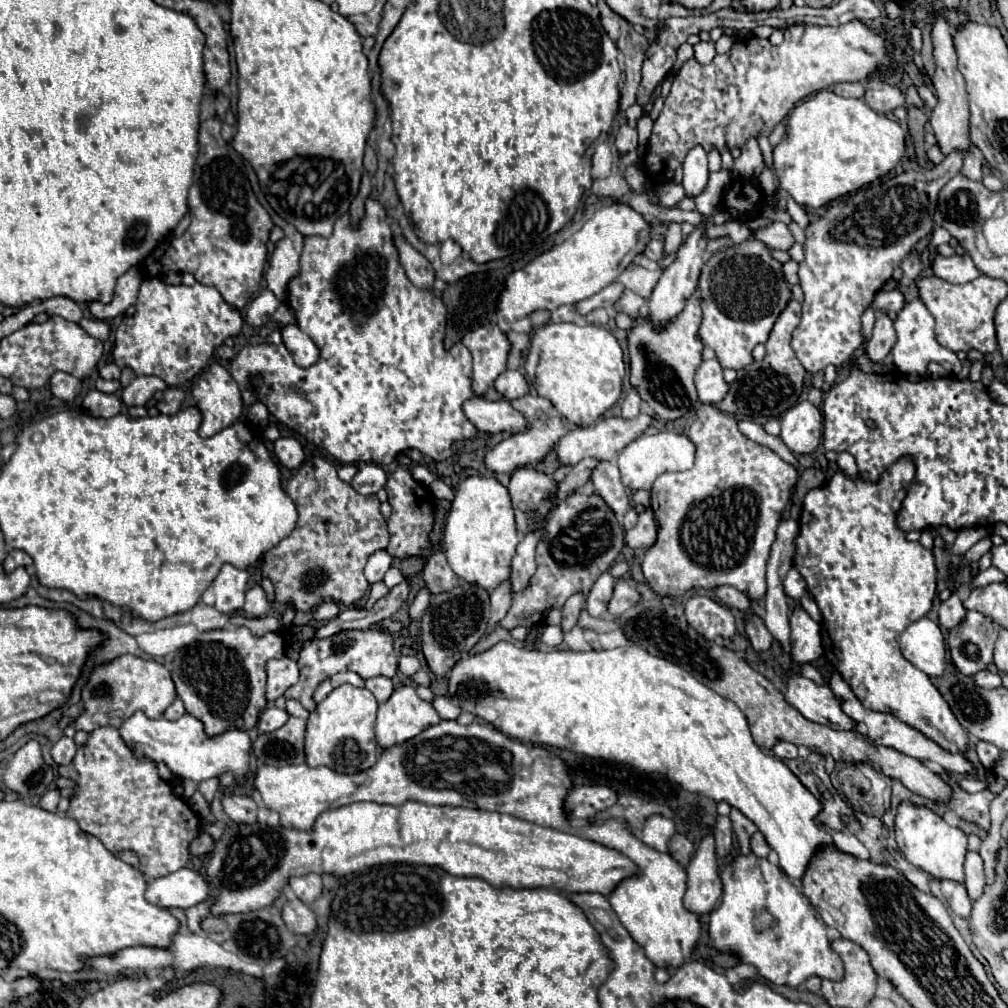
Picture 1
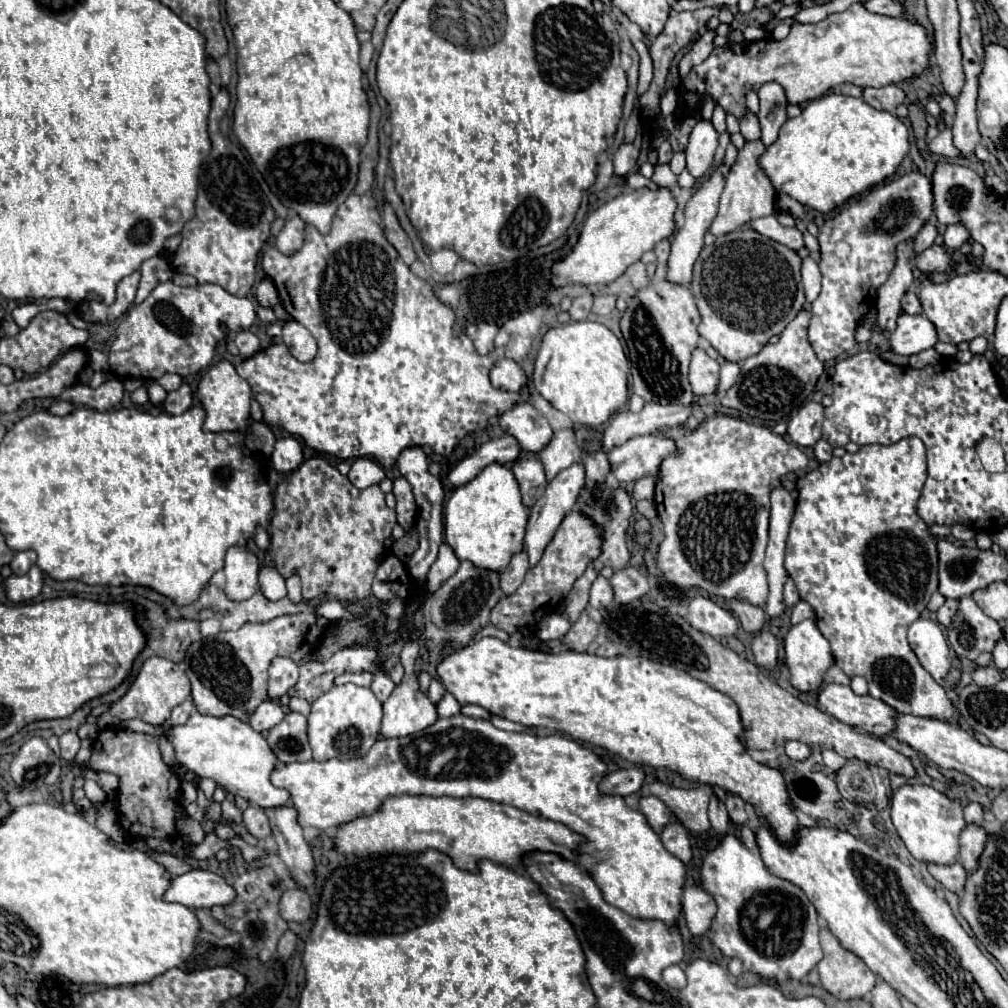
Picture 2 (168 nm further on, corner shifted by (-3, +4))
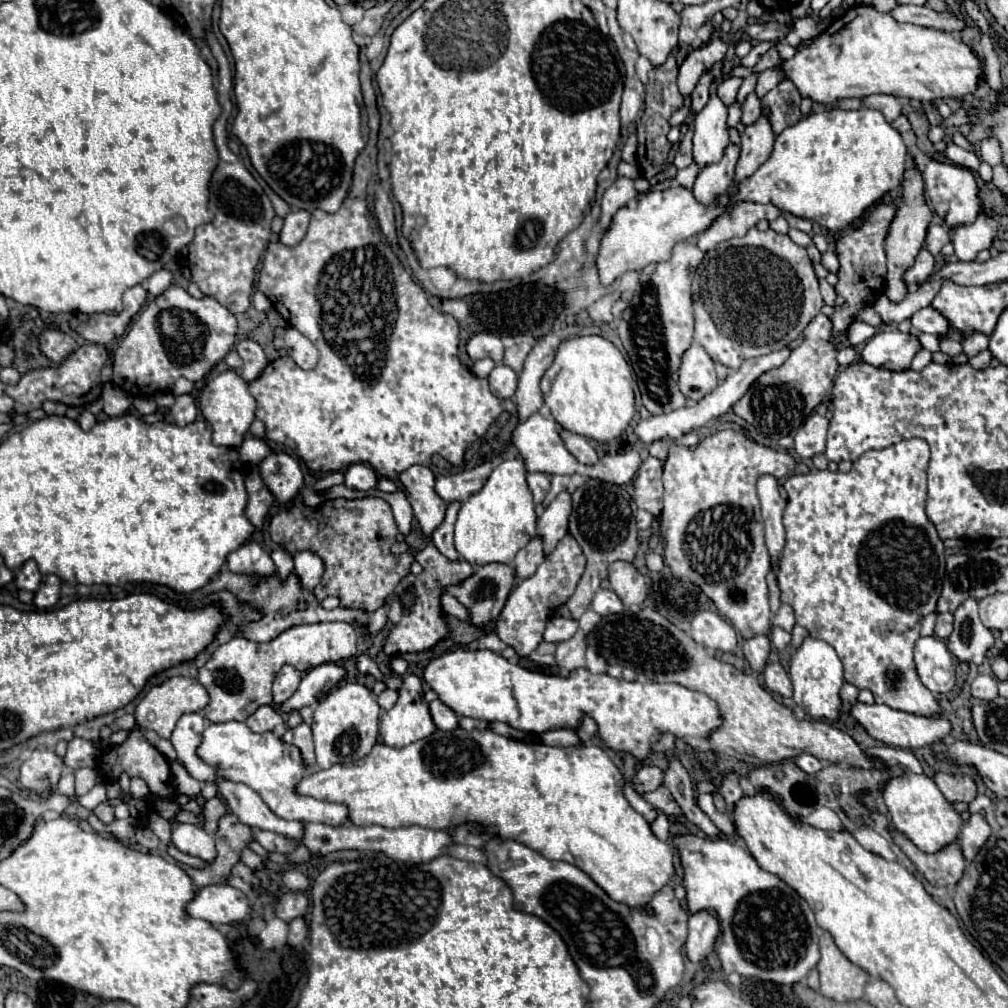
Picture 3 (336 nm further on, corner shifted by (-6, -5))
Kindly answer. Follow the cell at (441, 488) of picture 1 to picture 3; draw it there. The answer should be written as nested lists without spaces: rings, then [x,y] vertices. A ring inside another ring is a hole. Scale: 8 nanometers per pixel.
[[[414,464],[400,474],[400,482],[408,492],[408,502],[422,526],[424,536],[432,540],[430,534],[438,528],[438,522],[442,522],[448,506],[442,498],[438,498],[438,494],[434,494],[436,478],[432,470],[428,466]]]

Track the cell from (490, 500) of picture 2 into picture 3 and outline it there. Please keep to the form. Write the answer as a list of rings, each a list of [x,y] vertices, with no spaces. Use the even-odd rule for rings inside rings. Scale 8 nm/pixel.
[[[522,458],[504,460],[496,466],[480,492],[462,502],[454,524],[454,544],[458,554],[470,564],[502,562],[508,564],[530,538],[536,536],[536,512],[526,484],[526,466]]]

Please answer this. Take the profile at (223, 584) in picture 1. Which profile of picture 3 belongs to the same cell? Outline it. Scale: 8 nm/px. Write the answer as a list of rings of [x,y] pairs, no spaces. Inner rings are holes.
[[[246,542],[238,550],[230,552],[228,570],[234,572],[234,574],[248,574],[248,576],[256,576],[256,578],[268,578],[270,574],[276,572],[276,566],[270,560],[268,552],[260,544]]]

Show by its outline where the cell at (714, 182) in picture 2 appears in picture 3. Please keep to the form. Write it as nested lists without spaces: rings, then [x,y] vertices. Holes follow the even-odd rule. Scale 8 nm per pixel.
[[[728,144],[728,148],[724,150],[724,158],[720,162],[700,170],[692,188],[692,194],[694,198],[698,198],[698,202],[708,206],[708,204],[714,204],[714,200],[720,198],[724,192],[728,192],[728,188],[732,186],[738,154],[740,154],[740,148],[734,144]]]

